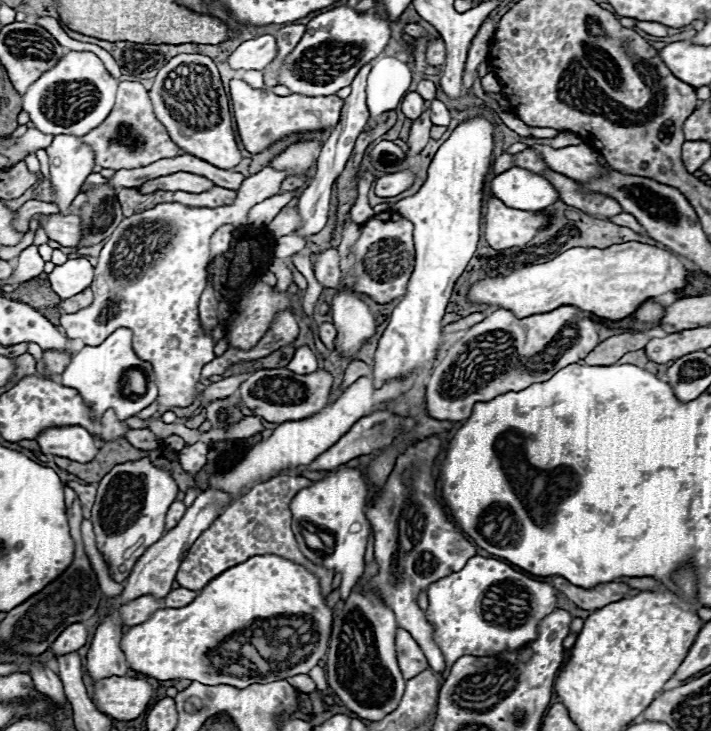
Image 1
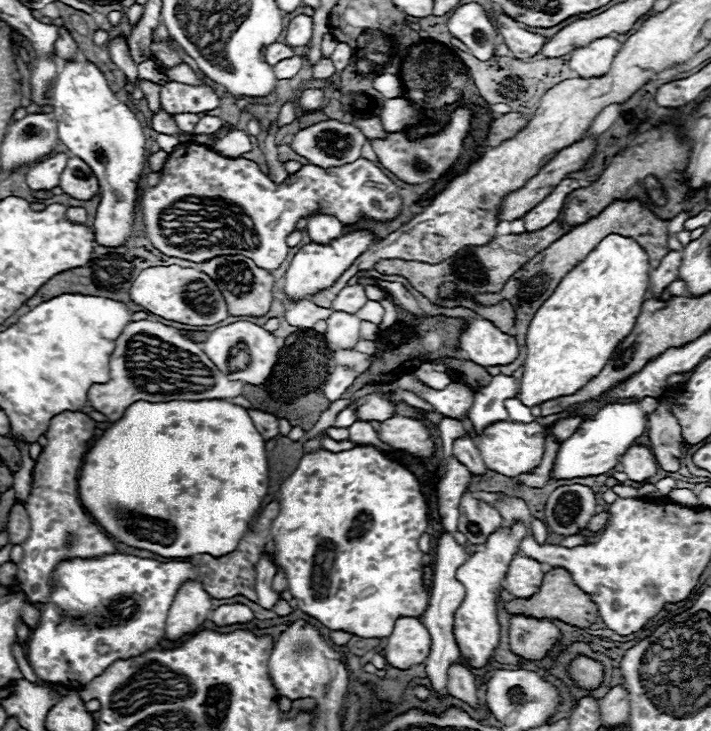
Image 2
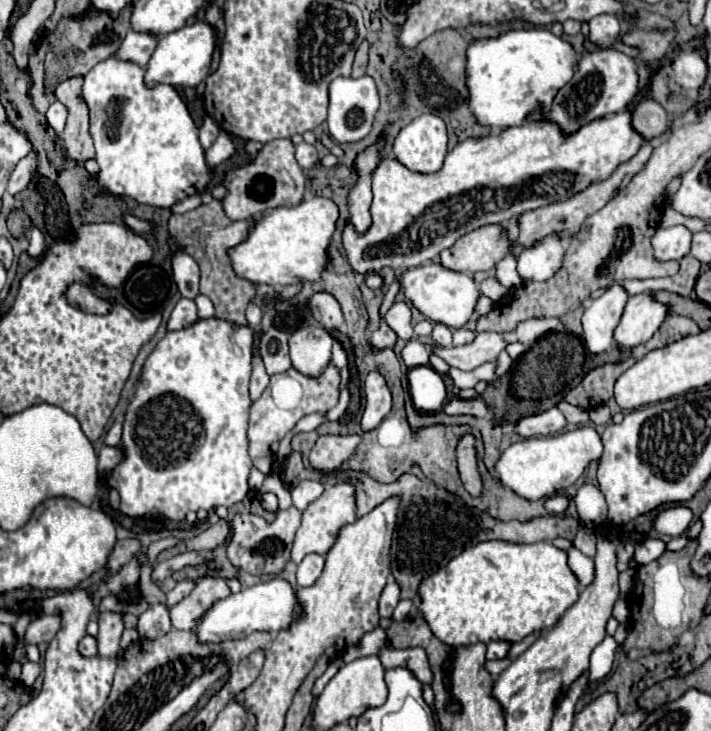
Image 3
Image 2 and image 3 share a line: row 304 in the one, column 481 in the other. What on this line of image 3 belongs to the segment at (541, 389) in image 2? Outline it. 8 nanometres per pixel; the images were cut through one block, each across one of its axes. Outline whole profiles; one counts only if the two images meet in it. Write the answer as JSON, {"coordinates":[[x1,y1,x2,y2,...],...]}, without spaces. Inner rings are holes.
{"coordinates":[[486,540,466,546,444,568,426,576,420,586,420,614,428,622,436,638,450,646,510,640,520,642,530,632,542,630,558,622,558,618,578,600,578,580,566,564,566,552,550,542,512,544,504,540]]}

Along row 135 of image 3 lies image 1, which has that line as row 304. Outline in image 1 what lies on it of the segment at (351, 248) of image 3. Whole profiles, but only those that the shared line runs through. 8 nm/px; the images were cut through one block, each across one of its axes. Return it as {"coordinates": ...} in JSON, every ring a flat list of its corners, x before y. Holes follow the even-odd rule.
{"coordinates":[[642,242,612,244,608,248,578,246,562,252,550,262,524,266,508,276,484,278,470,288,468,300,496,304,514,312,518,318,572,304,600,318,622,320,630,316,644,300,682,290,688,274,690,270,676,254,658,246]]}

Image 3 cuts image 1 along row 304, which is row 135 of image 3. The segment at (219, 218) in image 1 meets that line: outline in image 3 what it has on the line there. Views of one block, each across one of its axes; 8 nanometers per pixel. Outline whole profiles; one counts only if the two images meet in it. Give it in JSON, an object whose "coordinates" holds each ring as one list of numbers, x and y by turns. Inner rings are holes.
{"coordinates":[[108,58,84,76,82,100,90,112,88,132,100,164,98,180,112,194,130,196,138,204,170,208,186,196,206,190,210,168,198,142,198,128,172,86,146,90,140,66]]}

